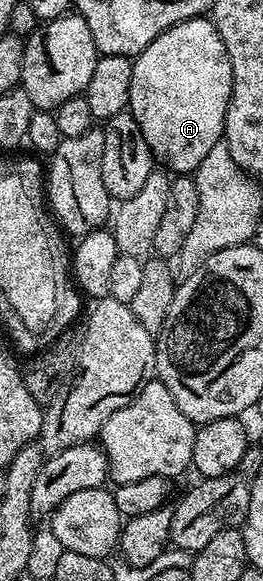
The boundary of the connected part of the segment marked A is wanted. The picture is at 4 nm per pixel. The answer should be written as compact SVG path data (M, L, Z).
M209 17L188 19L167 29L133 59L131 97L127 110L133 114L135 121L139 121L139 129L153 158L162 168L173 173L196 172L203 157L207 157L207 153L211 153L211 149L215 149L215 145L222 142L232 84L227 45L223 45L223 37L219 37L217 27Z

